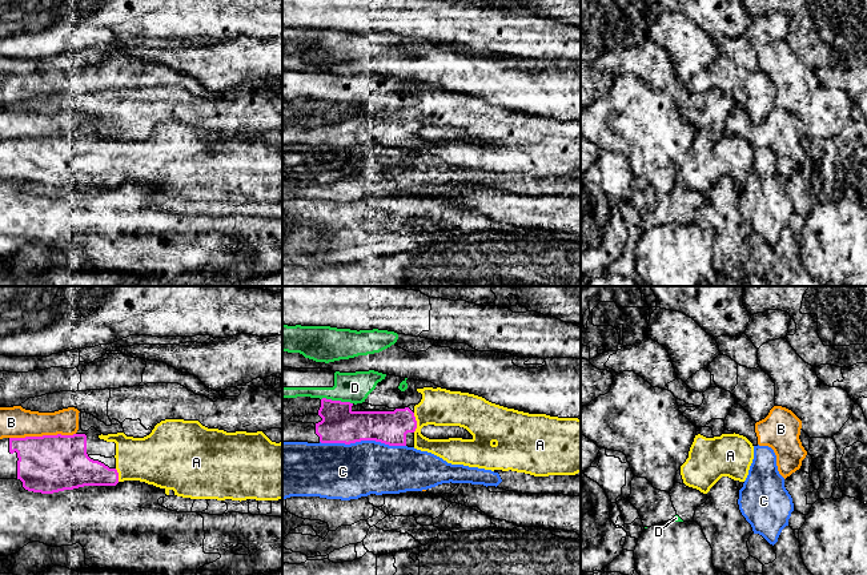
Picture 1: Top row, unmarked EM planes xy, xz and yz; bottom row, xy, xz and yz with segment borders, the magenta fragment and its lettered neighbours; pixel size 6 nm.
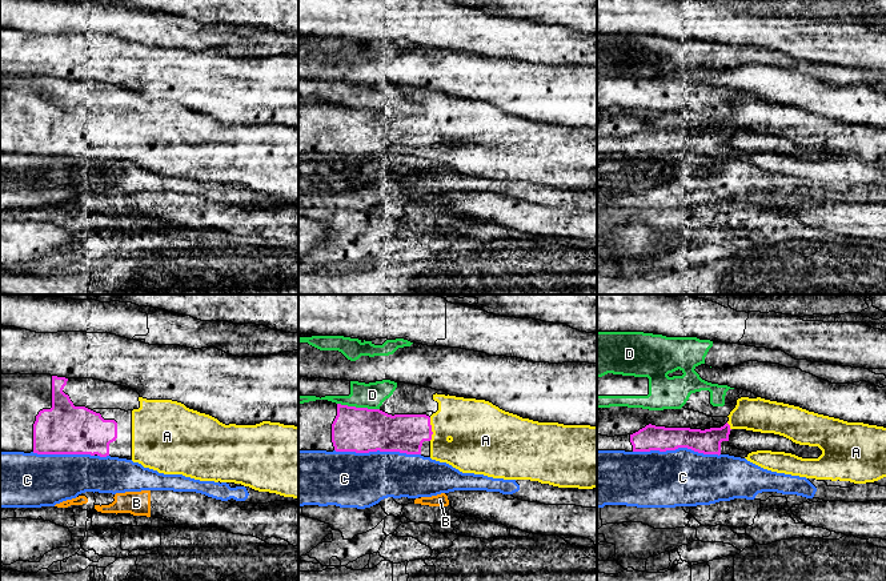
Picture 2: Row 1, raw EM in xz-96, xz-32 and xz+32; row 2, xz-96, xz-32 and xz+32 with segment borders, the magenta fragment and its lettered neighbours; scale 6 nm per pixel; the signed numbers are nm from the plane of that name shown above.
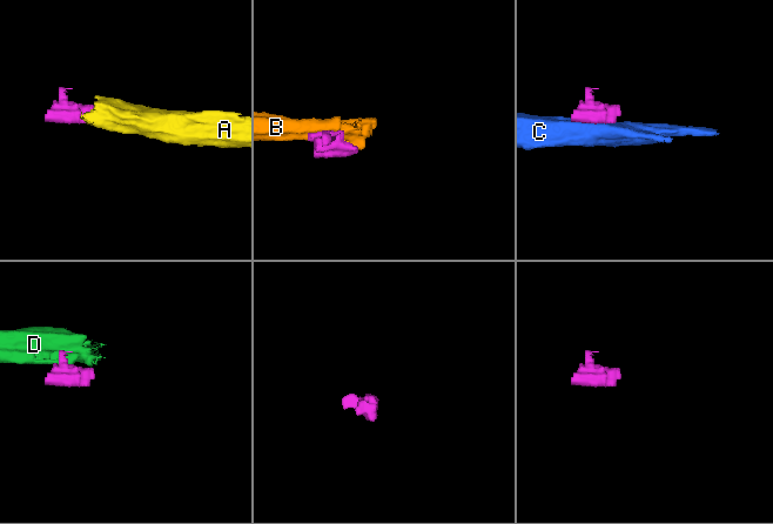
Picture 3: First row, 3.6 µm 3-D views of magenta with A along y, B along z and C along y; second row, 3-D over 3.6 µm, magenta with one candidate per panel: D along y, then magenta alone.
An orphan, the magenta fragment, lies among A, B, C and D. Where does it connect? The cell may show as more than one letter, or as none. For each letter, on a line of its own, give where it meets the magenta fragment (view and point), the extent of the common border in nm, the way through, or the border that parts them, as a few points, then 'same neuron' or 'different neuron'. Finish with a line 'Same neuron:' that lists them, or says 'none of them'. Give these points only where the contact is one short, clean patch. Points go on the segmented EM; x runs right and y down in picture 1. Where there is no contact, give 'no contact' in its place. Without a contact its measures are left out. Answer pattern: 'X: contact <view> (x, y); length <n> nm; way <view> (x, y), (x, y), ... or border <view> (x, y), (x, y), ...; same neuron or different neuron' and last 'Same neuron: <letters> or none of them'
A: contact xz (416, 422); length 120 nm; same neuron
B: contact xy (43, 435); length 400 nm; different neuron
C: contact xz (362, 439); length 500 nm; different neuron
D: contact xz (337, 401); length 190 nm; different neuron
Same neuron: A

